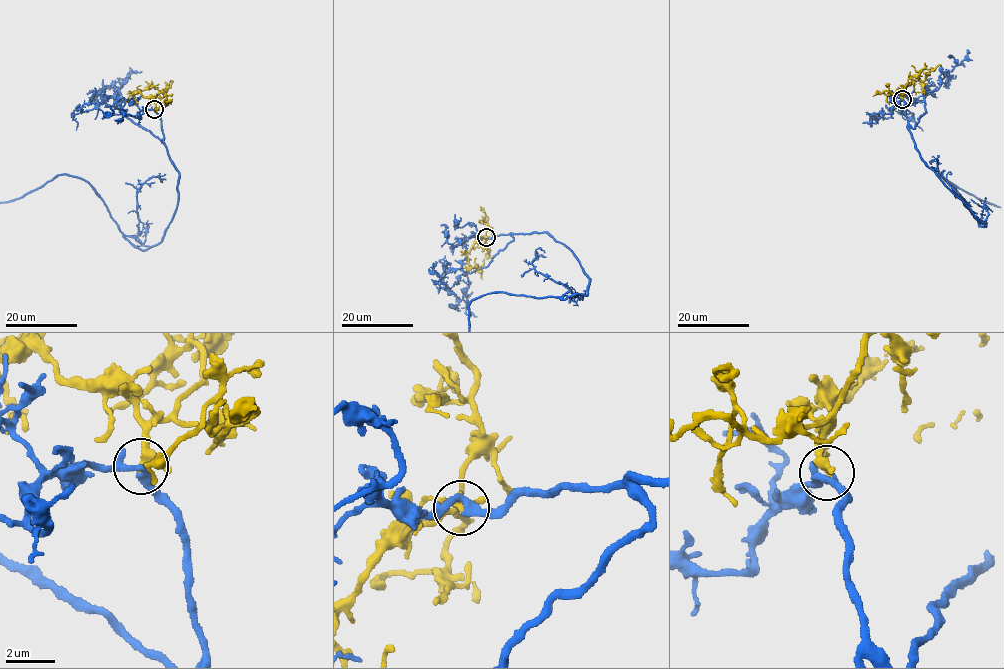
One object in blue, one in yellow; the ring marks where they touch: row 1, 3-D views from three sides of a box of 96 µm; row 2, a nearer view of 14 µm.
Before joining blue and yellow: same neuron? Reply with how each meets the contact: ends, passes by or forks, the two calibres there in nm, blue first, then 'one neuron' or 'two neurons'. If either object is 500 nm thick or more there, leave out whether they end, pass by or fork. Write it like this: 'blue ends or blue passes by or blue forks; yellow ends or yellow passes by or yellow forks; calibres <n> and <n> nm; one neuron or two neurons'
blue passes by; yellow passes by; calibres 320 and 280 nm; one neuron

